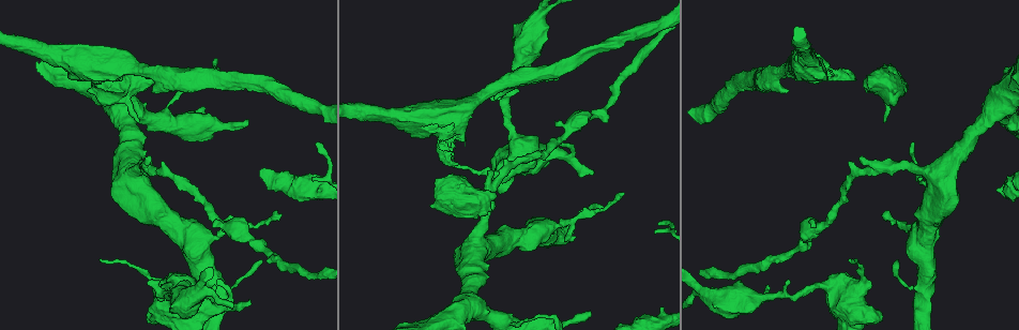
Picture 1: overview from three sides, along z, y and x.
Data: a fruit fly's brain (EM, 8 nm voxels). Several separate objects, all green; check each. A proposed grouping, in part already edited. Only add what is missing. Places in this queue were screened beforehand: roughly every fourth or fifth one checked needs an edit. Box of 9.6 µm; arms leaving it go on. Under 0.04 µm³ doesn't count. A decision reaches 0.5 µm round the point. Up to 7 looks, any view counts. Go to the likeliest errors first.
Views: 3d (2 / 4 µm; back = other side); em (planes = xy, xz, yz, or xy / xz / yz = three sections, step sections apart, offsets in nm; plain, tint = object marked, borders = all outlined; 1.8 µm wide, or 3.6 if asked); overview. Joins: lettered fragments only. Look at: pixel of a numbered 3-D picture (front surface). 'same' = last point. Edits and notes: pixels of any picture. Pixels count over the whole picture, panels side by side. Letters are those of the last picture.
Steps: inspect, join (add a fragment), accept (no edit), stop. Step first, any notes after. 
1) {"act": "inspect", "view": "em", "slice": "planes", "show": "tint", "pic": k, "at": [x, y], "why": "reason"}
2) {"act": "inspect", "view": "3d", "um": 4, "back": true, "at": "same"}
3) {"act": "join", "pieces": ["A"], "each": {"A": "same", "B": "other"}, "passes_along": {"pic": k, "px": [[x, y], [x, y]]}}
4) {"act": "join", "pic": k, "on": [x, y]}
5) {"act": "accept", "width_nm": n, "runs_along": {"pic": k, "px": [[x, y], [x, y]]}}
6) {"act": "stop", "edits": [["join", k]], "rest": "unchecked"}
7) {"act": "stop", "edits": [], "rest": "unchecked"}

{"act": "inspect", "view": "em", "slice": "planes", "show": "tint", "pic": 1, "at": [853, 76], "why": "an open end"}

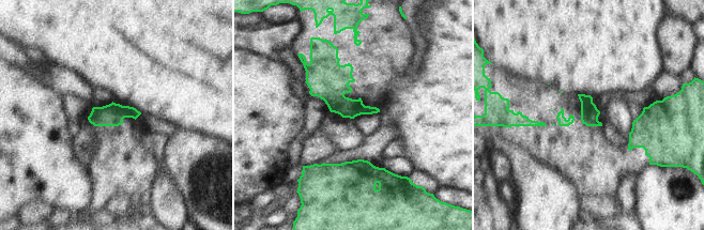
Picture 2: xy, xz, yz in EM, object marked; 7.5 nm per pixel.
{"act": "inspect", "view": "em", "slice": "planes", "show": "borders", "at": "same", "why": "see the neighbours"}

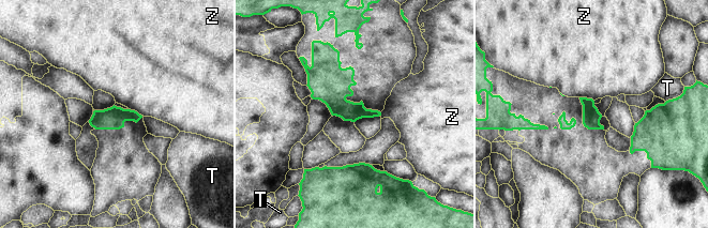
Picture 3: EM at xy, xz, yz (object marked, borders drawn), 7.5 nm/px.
{"act": "accept", "each": {"T": "other", "Z": "other"}, "border": {"pic": 3, "px": [[580, 96], [586, 96], [593, 101]]}, "found": "no lettered fragment goes on from it"}

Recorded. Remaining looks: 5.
{"act": "inspect", "view": "3d", "um": 2, "pic": 1, "at": [249, 300], "why": "an open end"}

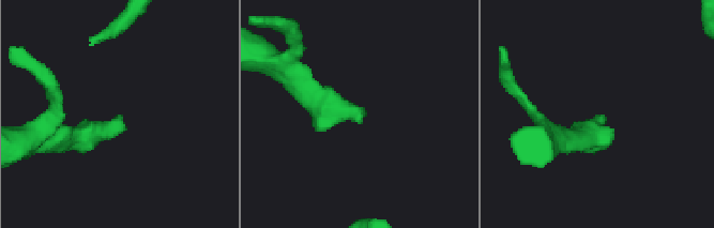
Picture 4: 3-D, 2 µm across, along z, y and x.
{"act": "inspect", "view": "em", "slice": "planes", "show": "borders", "pic": 4, "at": [603, 118]}

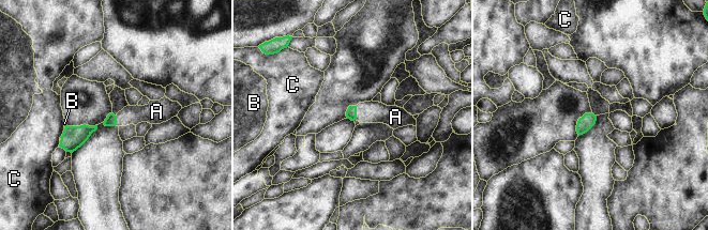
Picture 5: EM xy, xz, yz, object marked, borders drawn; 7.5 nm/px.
{"act": "join", "pieces": ["A"], "each": {"A": "same", "B": "other", "C": "other"}, "passes_along": {"pic": 5, "px": [[351, 111], [356, 112], [371, 111]]}, "found": "the neuron continues"}

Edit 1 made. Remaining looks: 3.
{"act": "inspect", "view": "overview"}

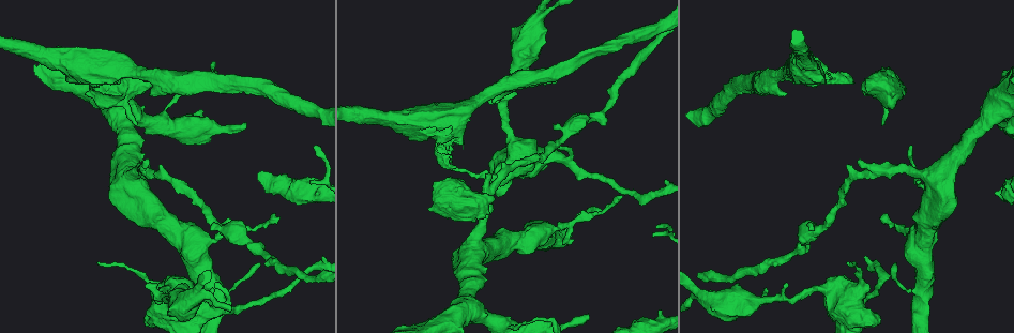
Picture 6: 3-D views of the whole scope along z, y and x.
{"act": "inspect", "view": "3d", "um": 4, "pic": 6, "at": [488, 173], "why": "branch stops here"}

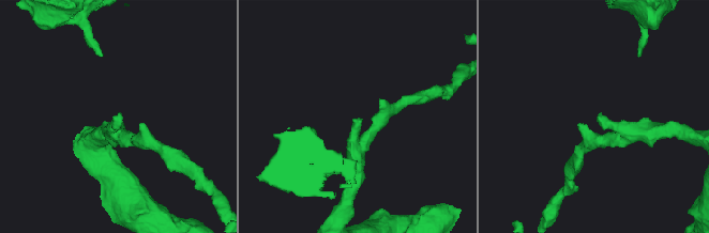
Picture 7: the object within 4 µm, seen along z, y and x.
{"act": "inspect", "view": "em", "slice": "planes", "show": "borders", "pic": 7, "at": [360, 121]}

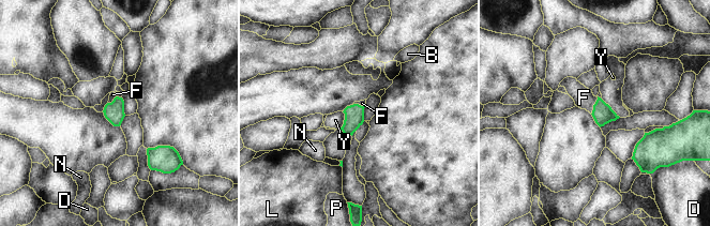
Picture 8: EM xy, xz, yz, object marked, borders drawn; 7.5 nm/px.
{"act": "join", "pieces": ["F"], "width_nm": 140, "each": {"B": "other", "D": "other", "F": "same", "L": "other", "N": "other", "P": "other", "Y": "other"}, "passes_along": {"pic": 8, "px": [[602, 112], [593, 106], [584, 98]]}, "found": "the neuron continues"}

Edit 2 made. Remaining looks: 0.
{"act": "stop", "edits": [["join", 5], ["join", 8]], "rest": "unchecked"}

